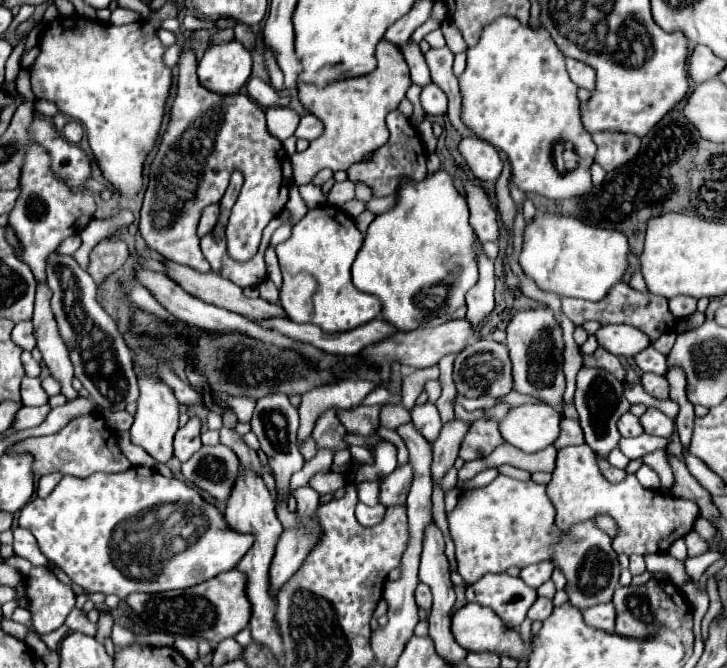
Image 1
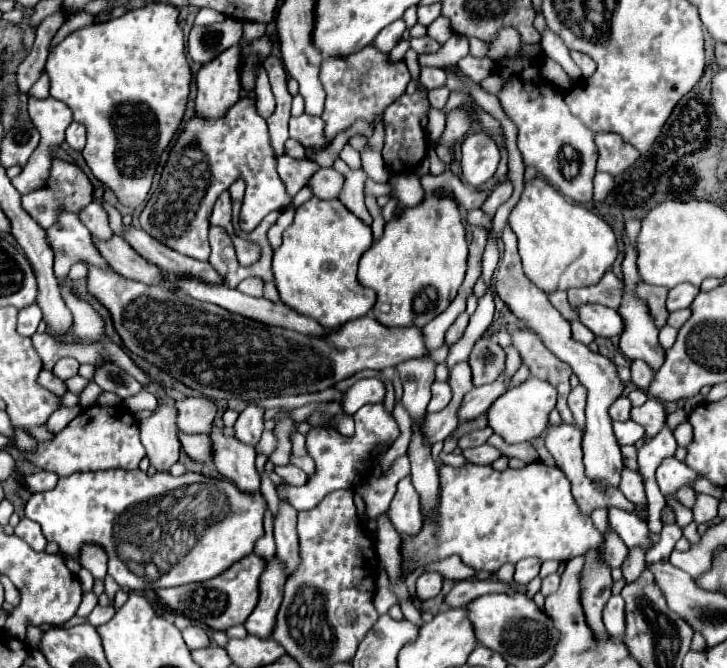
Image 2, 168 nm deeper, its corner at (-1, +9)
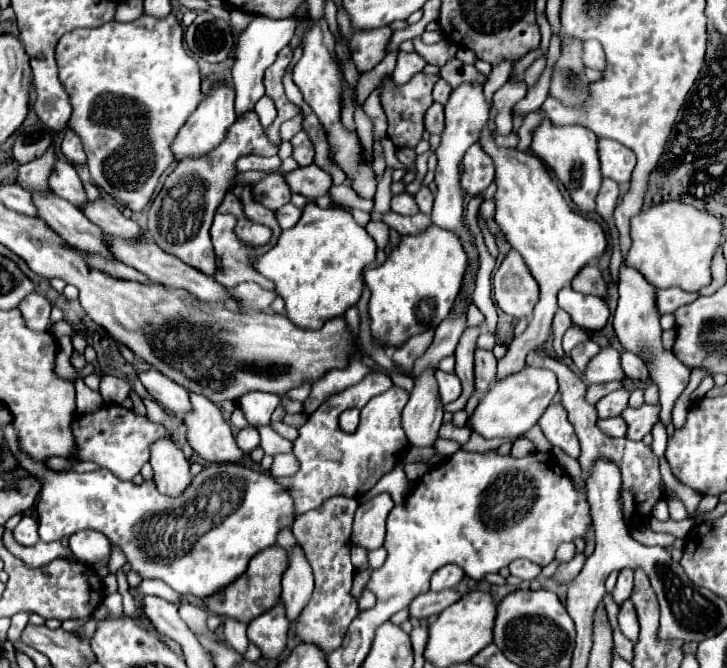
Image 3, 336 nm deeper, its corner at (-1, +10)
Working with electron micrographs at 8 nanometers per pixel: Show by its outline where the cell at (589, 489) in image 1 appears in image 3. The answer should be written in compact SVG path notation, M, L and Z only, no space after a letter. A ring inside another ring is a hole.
M558 403L558 405L550 405L550 407L546 409L546 413L540 417L538 425L542 427L546 439L548 439L554 447L558 447L558 449L562 449L566 455L578 459L578 455L580 455L580 445L578 445L578 439L576 439L576 433L574 433L574 429L572 429L570 421L566 419L566 411L564 411L564 407L562 407L560 403Z

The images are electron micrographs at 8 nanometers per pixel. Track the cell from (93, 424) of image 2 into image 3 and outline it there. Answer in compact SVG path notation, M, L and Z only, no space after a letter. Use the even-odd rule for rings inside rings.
M102 405L94 413L78 415L72 421L72 433L76 441L76 449L70 455L72 461L92 461L104 469L110 469L122 481L132 481L150 457L150 443L168 435L162 425L150 423L144 415L138 415L122 405Z

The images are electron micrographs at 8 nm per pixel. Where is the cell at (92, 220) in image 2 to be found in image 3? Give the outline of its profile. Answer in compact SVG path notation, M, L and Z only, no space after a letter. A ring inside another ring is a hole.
M62 159L56 161L54 171L52 171L52 175L50 175L50 189L52 189L58 197L62 197L62 199L70 201L72 205L76 205L78 209L84 209L86 203L88 203L84 185L82 185L82 181L78 179L74 167L72 167L70 163L62 161Z

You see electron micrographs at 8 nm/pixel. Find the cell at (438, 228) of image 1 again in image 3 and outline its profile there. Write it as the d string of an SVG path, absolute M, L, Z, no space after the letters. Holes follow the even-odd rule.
M430 225L418 235L400 237L386 261L364 271L364 283L370 289L370 329L372 337L384 347L400 347L406 339L440 325L460 291L468 257L456 233Z

